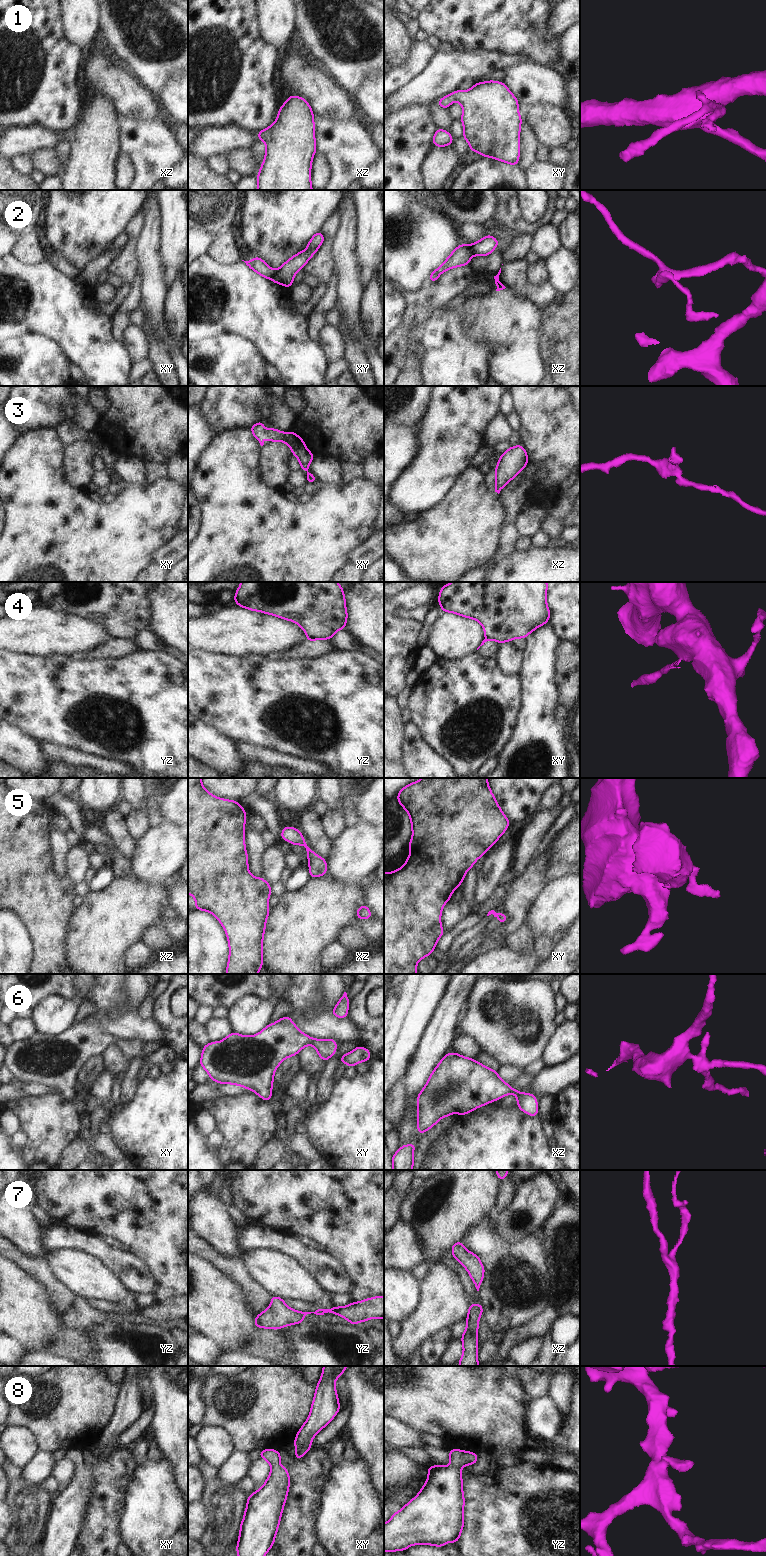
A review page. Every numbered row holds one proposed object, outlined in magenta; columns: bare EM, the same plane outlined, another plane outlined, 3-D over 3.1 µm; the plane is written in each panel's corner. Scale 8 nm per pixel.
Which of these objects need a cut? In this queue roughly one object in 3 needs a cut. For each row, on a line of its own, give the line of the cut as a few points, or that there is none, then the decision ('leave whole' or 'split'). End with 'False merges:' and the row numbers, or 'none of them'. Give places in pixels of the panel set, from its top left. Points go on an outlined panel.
1: cut none; leave whole
2: cut xy (276, 271), (270, 278); split
3: cut none; leave whole
4: cut yz (308, 636), (321, 638); split
5: cut none; leave whole
6: cut none; leave whole
7: cut none; leave whole
8: cut none; leave whole
False merges: 2, 4

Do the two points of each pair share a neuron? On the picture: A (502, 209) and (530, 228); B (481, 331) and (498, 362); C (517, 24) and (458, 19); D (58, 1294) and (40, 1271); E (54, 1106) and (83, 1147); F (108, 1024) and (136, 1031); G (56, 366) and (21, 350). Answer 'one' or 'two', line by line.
A: one
B: one
C: one
D: one
E: two
F: one
G: one

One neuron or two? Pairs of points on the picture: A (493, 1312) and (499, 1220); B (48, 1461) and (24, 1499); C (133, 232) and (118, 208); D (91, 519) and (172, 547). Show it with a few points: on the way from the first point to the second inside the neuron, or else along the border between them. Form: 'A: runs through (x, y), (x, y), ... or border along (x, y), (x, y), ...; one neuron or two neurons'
A: border along (489, 1221), (490, 1225), (504, 1239), (521, 1237); two neurons
B: border along (20, 1476), (28, 1484), (38, 1485); two neurons
C: border along (142, 204), (142, 207), (123, 230); two neurons
D: border along (177, 532), (159, 547); two neurons

